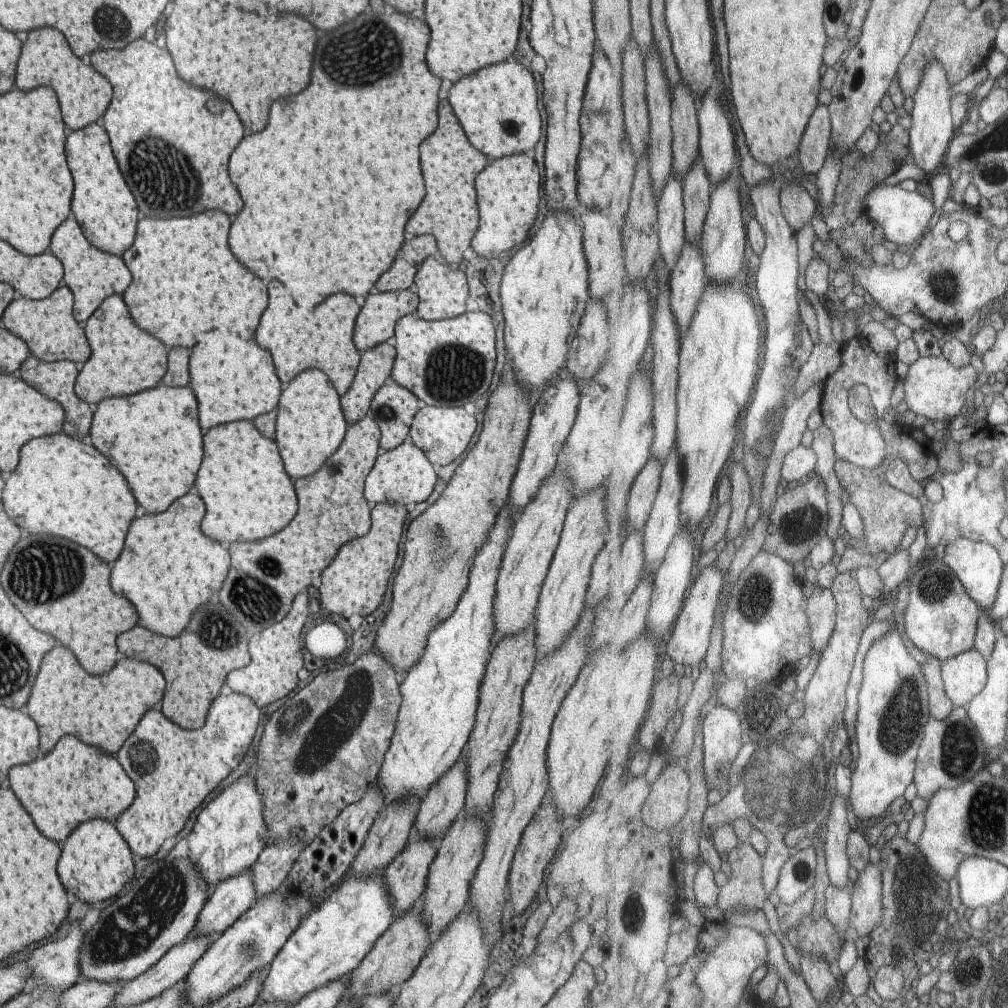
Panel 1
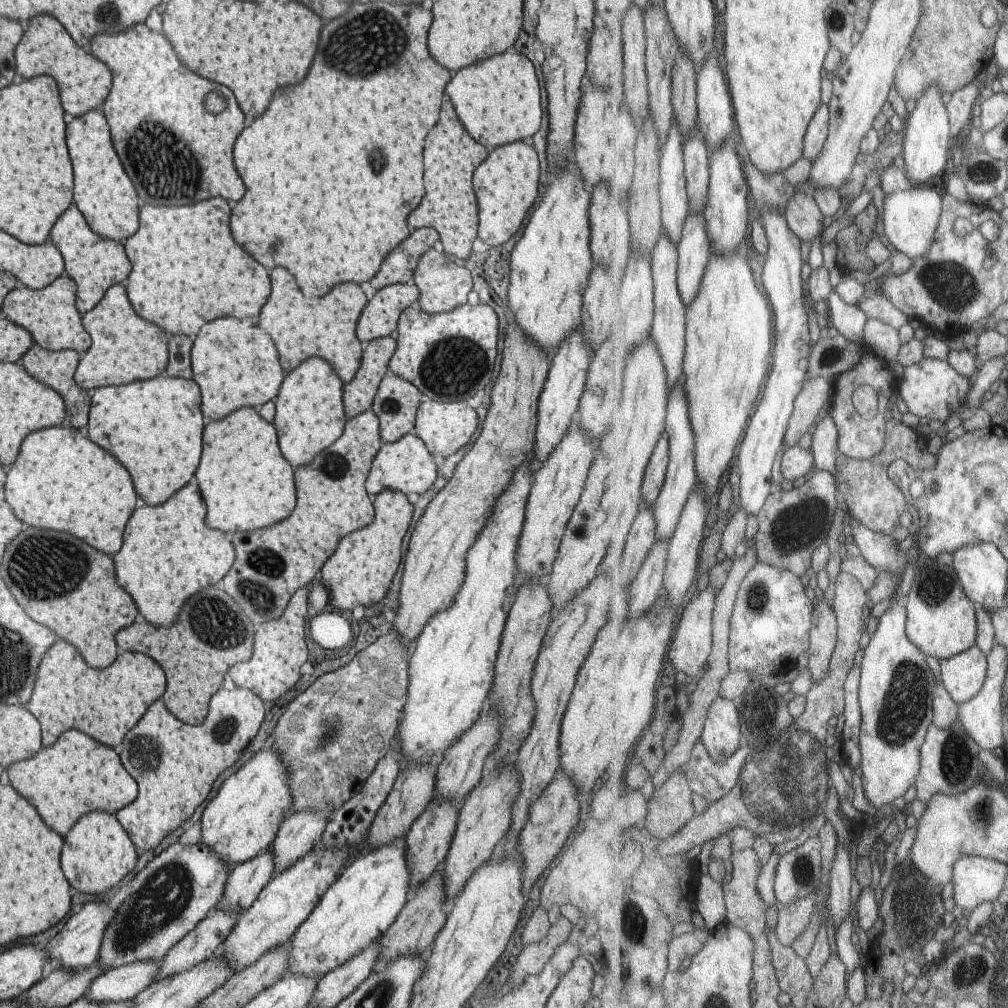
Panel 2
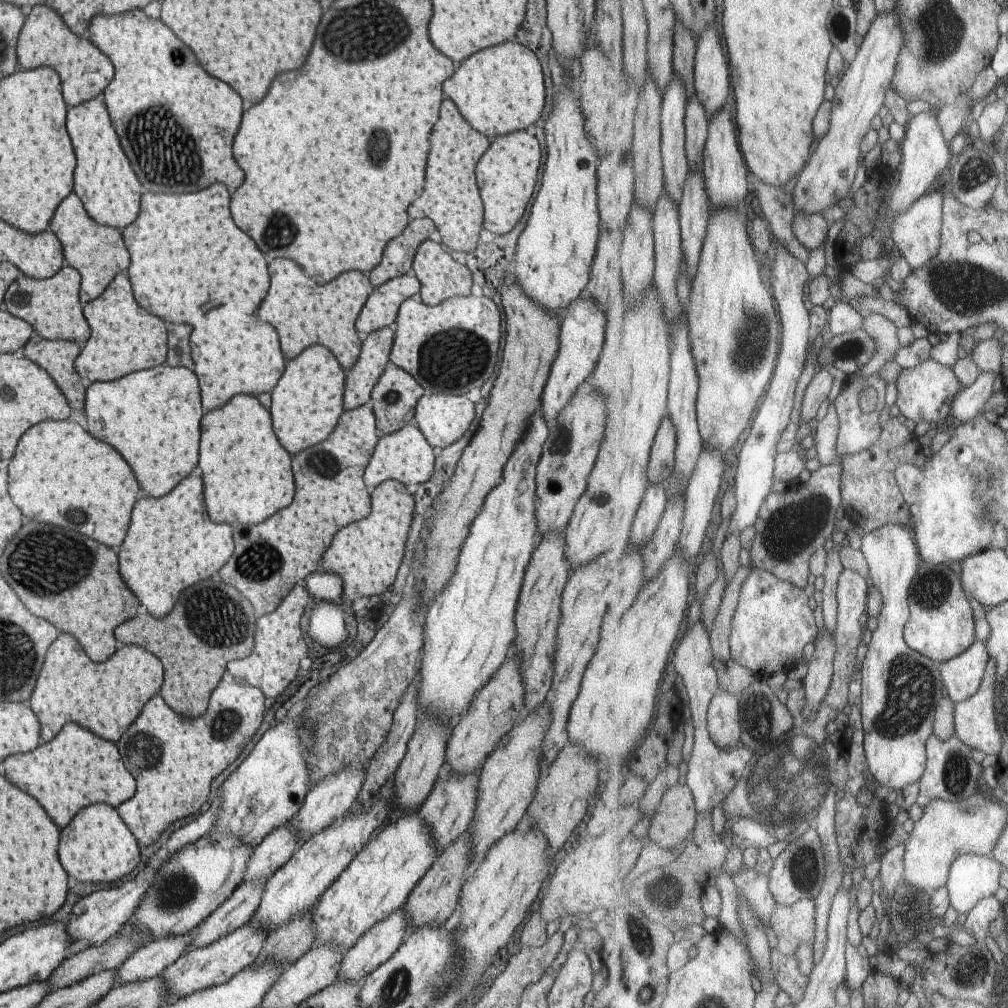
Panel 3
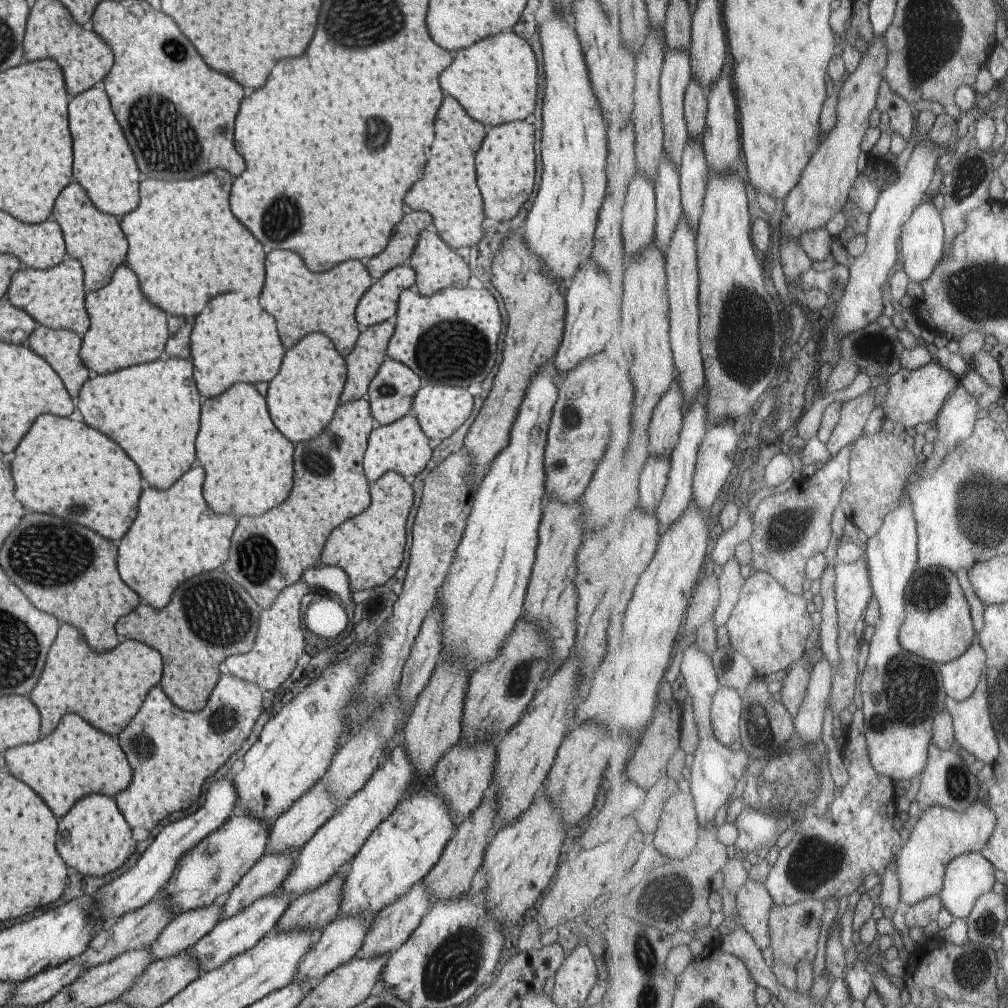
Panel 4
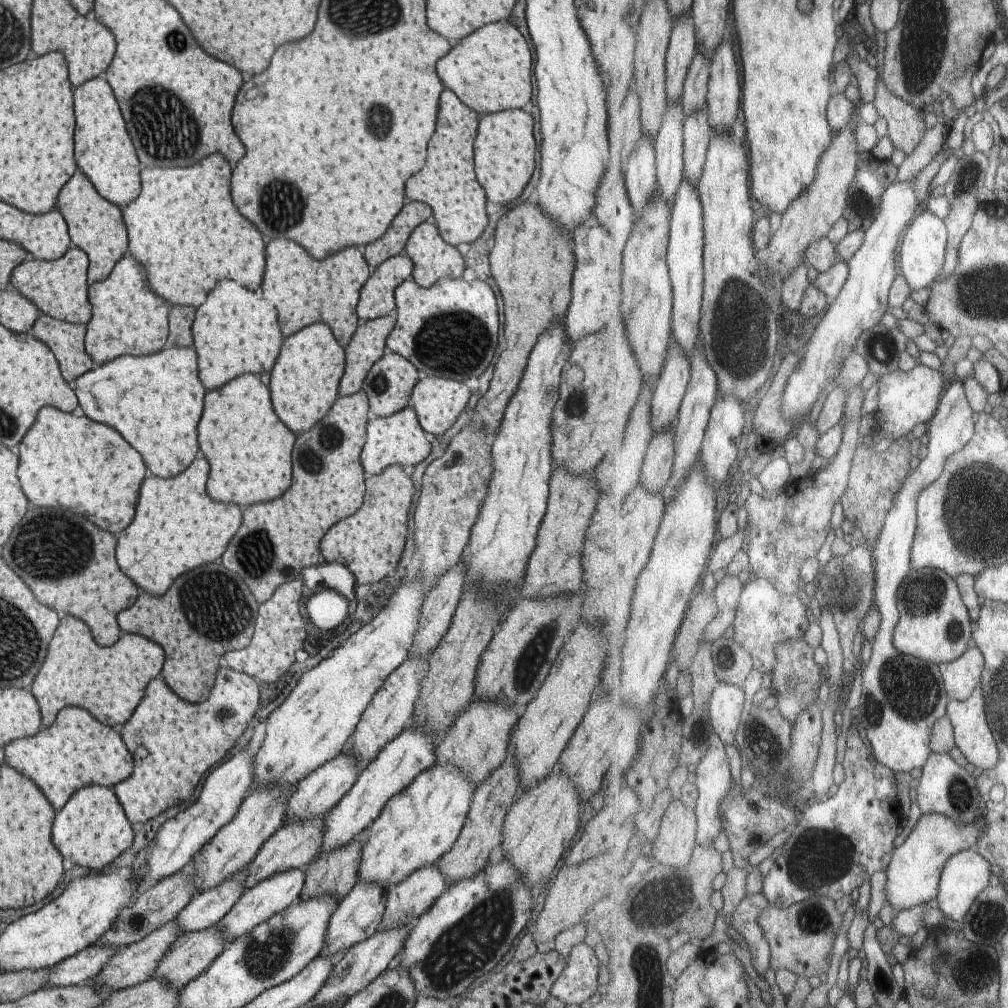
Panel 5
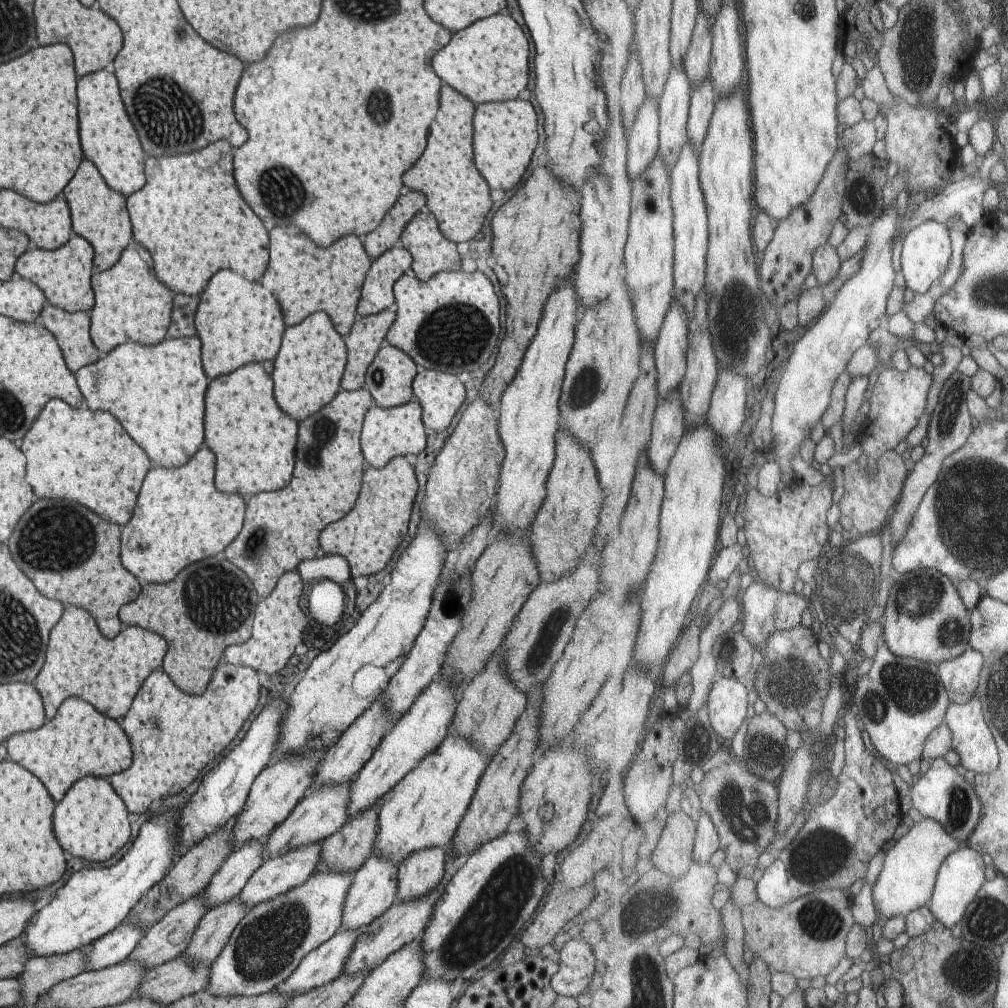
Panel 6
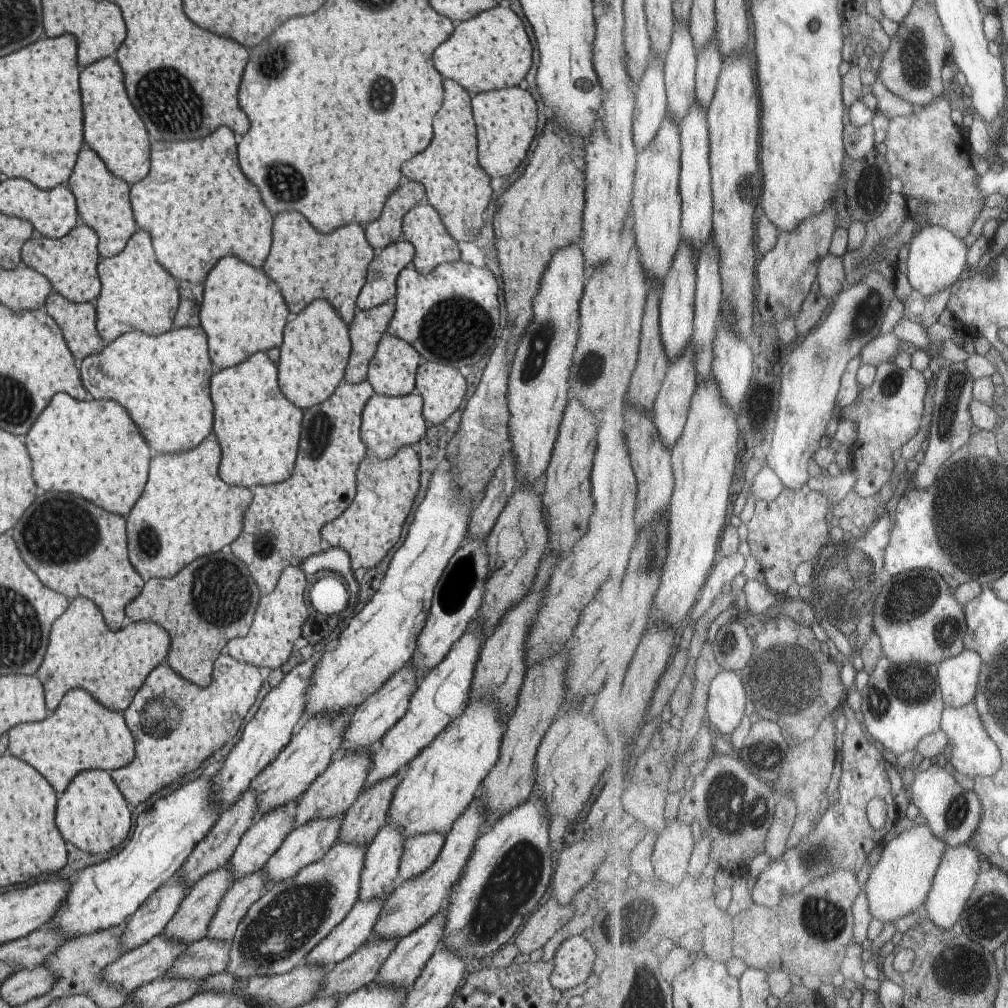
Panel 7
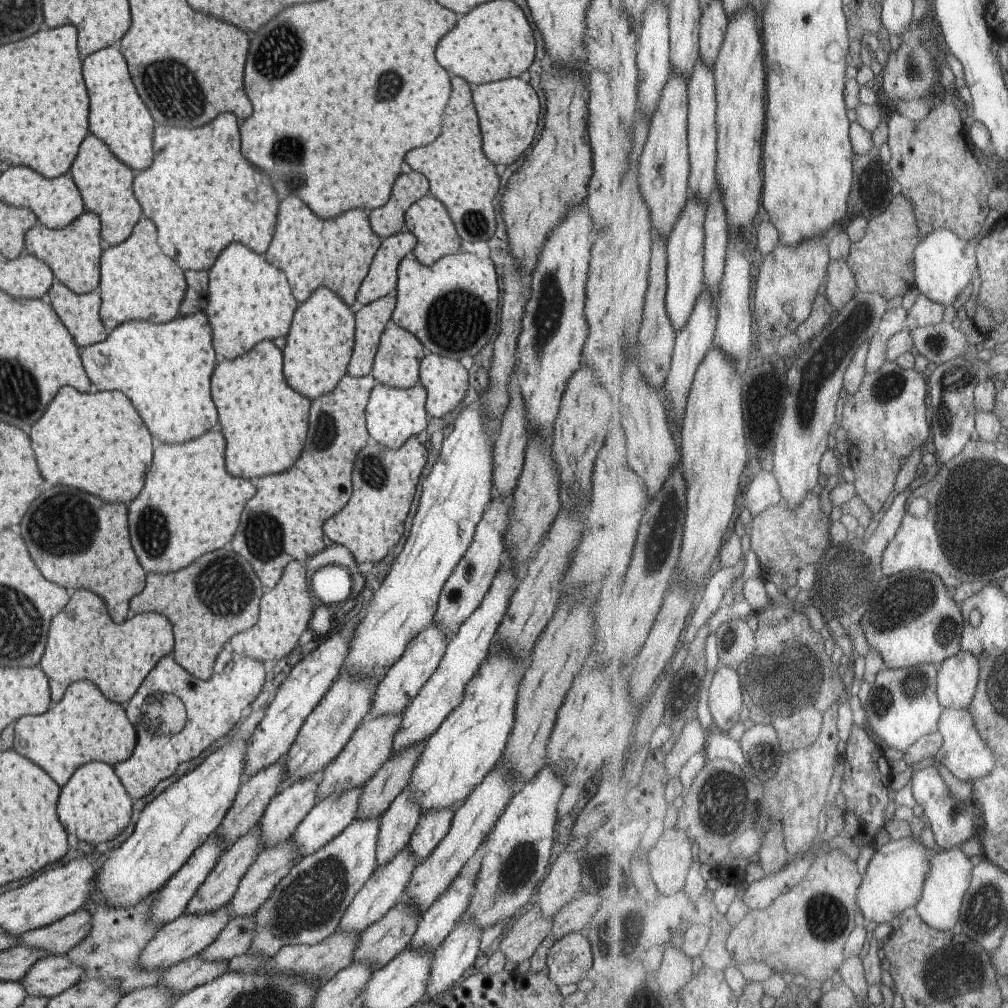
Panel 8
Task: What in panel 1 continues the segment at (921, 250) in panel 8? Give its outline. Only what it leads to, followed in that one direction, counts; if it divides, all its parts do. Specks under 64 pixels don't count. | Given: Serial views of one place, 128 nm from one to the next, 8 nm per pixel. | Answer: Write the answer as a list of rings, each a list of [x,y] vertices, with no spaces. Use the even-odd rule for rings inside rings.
[[[879,184],[873,188],[872,192],[869,192],[868,196],[865,196],[861,204],[860,218],[865,216],[873,222],[879,222],[892,242],[898,243],[900,248],[906,248],[925,234],[935,209],[934,202],[925,198],[923,194],[919,194],[918,191],[909,192],[903,186]]]

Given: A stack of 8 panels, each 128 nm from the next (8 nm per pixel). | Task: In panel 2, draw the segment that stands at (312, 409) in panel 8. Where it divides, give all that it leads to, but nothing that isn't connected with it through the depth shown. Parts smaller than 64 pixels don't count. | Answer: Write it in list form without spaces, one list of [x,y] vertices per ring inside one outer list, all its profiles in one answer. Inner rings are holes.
[[[371,409],[346,419],[341,436],[333,444],[323,448],[319,454],[315,454],[309,466],[299,466],[293,471],[297,504],[291,514],[267,528],[251,530],[251,532],[234,532],[229,536],[234,548],[235,560],[227,570],[227,574],[223,575],[219,586],[239,604],[239,608],[255,624],[255,628],[283,614],[291,595],[298,588],[307,587],[313,578],[318,577],[323,563],[335,552],[339,540],[345,534],[361,530],[371,524],[374,510],[372,498],[365,492],[364,482],[373,457],[381,444],[378,420]]]

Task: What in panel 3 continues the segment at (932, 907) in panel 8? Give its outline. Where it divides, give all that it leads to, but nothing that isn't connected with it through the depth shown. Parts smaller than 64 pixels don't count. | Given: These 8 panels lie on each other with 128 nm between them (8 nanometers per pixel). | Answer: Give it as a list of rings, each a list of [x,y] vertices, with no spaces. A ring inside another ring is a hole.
[[[967,853],[959,857],[951,867],[947,884],[951,902],[961,914],[970,913],[975,906],[1001,888],[1001,872],[1005,864],[993,855]]]

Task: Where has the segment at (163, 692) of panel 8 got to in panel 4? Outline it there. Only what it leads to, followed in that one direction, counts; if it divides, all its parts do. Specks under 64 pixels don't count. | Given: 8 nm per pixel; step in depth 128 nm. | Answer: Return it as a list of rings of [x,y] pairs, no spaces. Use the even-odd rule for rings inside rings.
[[[219,675],[213,690],[204,702],[204,707],[199,712],[187,712],[173,706],[169,698],[163,694],[161,687],[153,686],[147,692],[135,716],[131,718],[131,722],[115,737],[131,767],[129,786],[123,792],[115,794],[113,798],[127,826],[130,829],[140,827],[149,831],[167,815],[186,810],[195,804],[204,780],[217,772],[227,758],[241,748],[241,744],[249,736],[253,724],[262,711],[261,688],[233,675]]]

